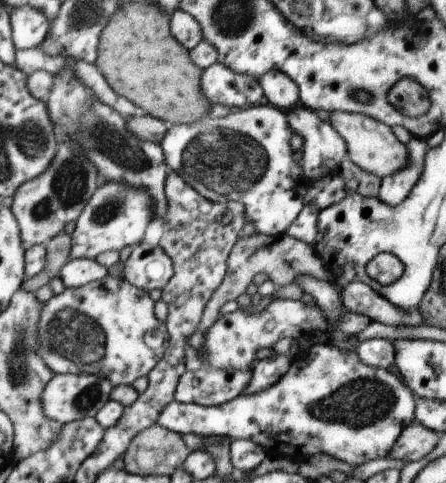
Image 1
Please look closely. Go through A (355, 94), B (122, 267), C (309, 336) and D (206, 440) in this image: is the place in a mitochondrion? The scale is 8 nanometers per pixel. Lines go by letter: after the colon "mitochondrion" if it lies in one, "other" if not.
A: other
B: other
C: other
D: other

